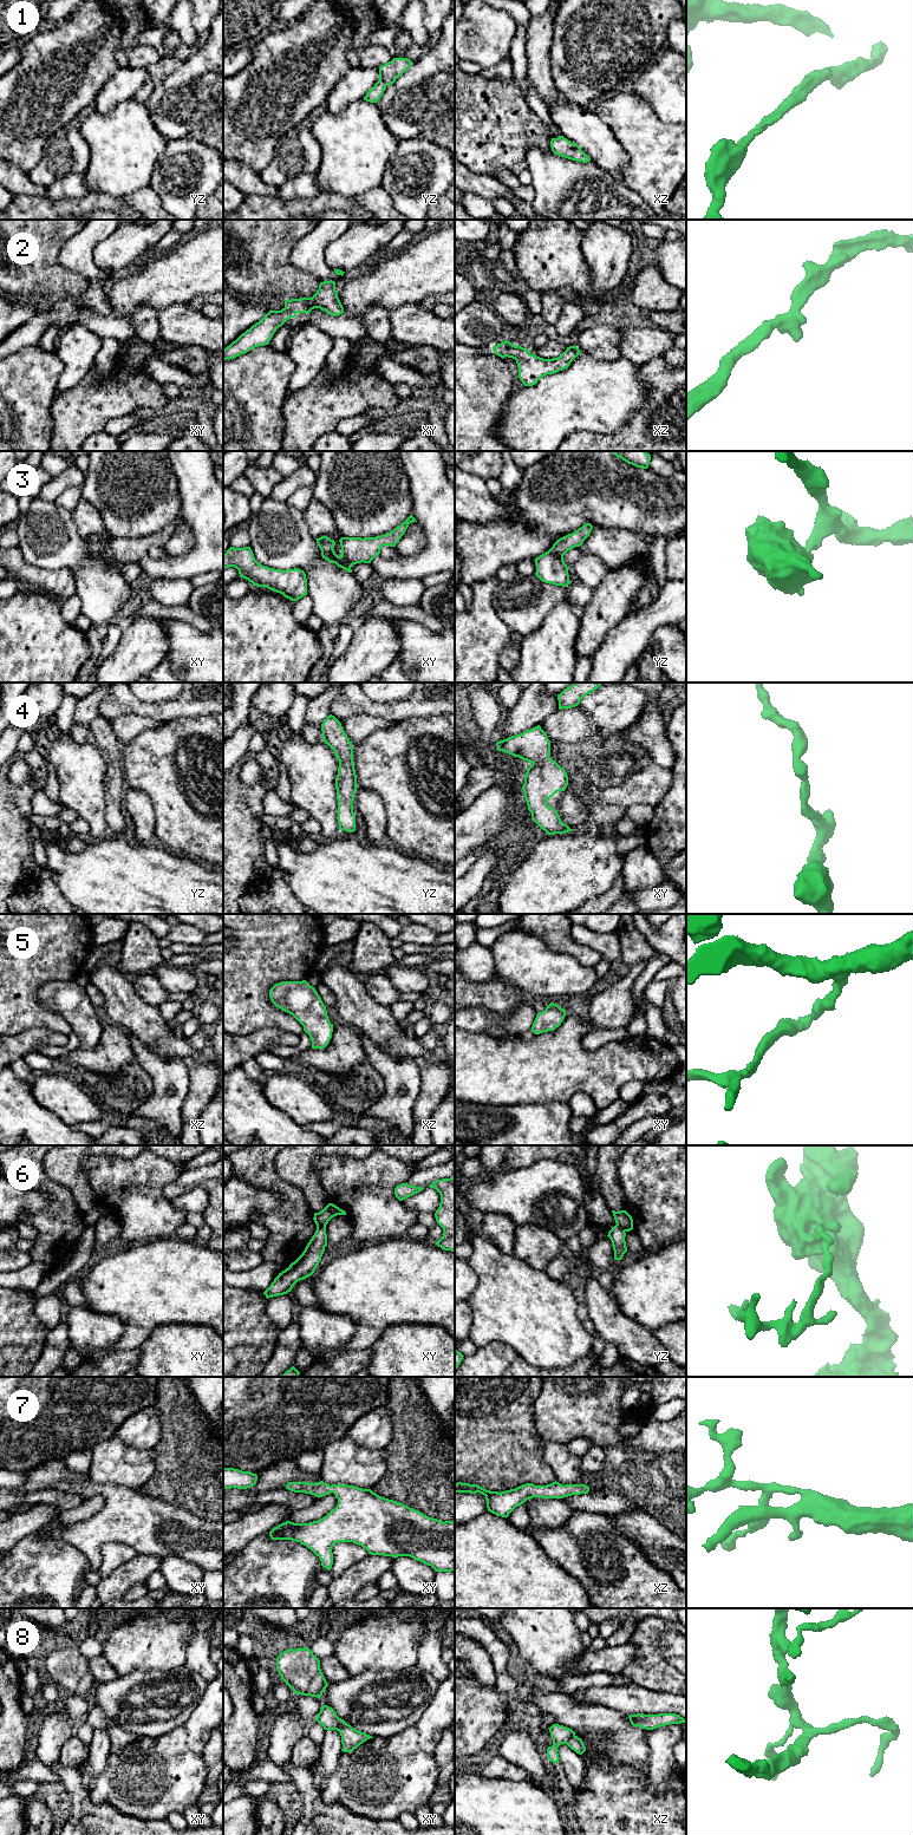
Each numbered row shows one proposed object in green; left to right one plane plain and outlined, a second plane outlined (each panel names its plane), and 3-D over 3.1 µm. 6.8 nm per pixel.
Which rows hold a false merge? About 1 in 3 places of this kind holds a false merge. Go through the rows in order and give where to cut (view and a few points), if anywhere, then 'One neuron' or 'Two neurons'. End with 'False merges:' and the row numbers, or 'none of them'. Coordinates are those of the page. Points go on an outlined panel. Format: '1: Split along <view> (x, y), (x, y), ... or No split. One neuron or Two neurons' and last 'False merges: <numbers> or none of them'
1: No split. One neuron
2: No split. One neuron
3: No split. One neuron
4: No split. One neuron
5: No split. One neuron
6: Split along xy (325, 1226), (320, 1226), (317, 1229). Two neurons
7: No split. One neuron
8: No split. One neuron
False merges: 6

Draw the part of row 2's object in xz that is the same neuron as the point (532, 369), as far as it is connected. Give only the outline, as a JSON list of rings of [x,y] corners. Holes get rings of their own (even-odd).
[[[508,340],[494,346],[493,351],[501,358],[508,357],[516,360],[519,378],[524,386],[533,386],[542,377],[567,368],[581,352],[576,346],[569,346],[560,357],[543,359],[533,354],[527,348],[513,345]]]

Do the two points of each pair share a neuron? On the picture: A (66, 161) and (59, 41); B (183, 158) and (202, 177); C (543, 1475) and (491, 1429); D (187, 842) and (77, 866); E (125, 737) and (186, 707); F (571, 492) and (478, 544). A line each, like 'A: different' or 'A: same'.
A: different
B: same
C: same
D: different
E: different
F: same

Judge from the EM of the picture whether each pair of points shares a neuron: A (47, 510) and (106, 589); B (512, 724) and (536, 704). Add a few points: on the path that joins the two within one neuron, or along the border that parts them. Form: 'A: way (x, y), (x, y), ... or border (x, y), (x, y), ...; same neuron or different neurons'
A: way (49, 530), (86, 569); same neuron
B: way (517, 720), (530, 710); same neuron

